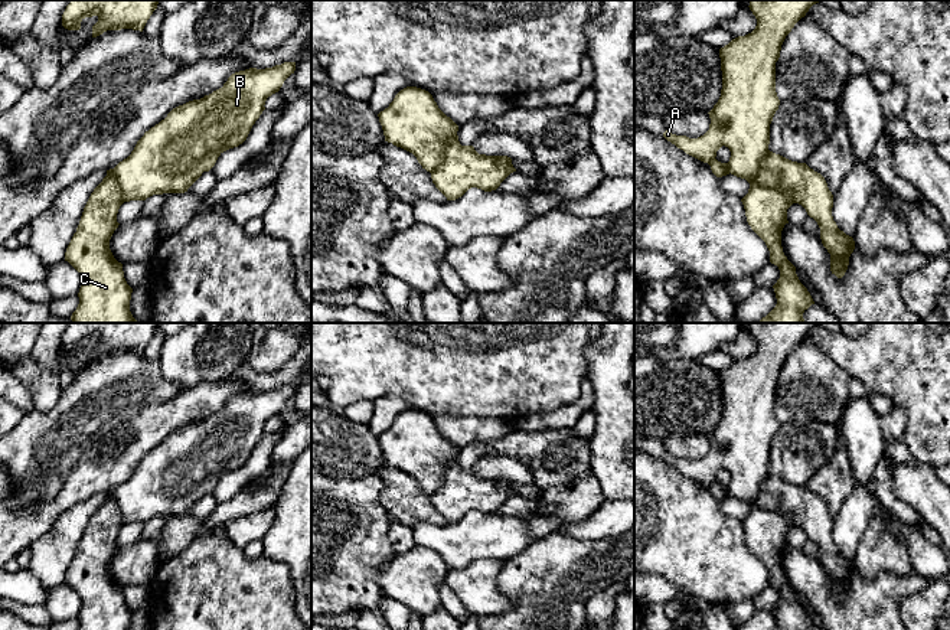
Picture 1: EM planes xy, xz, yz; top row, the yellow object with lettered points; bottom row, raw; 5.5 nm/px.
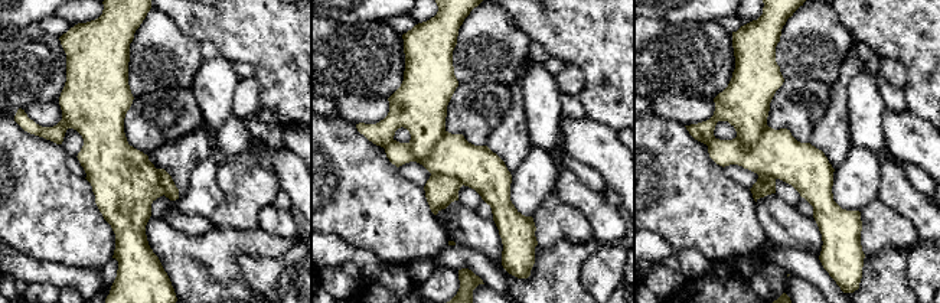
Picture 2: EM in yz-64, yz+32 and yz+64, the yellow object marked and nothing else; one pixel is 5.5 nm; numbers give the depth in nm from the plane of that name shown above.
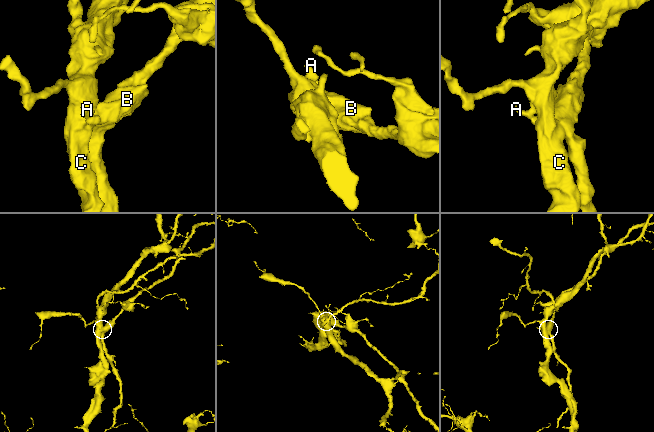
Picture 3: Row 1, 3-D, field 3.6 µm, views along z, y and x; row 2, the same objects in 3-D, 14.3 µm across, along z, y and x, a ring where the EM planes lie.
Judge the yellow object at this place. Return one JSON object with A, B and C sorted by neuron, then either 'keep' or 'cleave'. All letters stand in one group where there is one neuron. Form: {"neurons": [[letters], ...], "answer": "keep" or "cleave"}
{"neurons": [["A", "B", "C"]], "answer": "keep"}

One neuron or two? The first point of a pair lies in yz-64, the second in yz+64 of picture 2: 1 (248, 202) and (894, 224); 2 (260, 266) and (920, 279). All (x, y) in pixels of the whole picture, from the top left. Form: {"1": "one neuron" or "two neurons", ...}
{"1": "one neuron", "2": "one neuron"}

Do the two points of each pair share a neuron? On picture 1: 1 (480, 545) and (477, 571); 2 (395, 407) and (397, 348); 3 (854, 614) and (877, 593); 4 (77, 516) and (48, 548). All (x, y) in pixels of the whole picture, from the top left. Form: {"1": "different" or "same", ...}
{"1": "different", "2": "different", "3": "same", "4": "same"}

